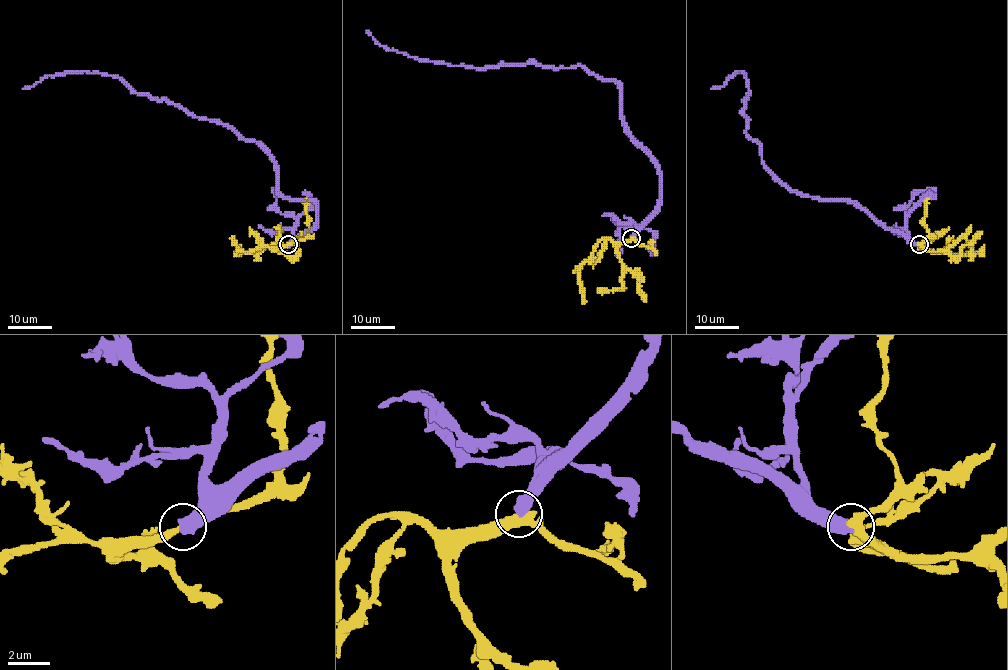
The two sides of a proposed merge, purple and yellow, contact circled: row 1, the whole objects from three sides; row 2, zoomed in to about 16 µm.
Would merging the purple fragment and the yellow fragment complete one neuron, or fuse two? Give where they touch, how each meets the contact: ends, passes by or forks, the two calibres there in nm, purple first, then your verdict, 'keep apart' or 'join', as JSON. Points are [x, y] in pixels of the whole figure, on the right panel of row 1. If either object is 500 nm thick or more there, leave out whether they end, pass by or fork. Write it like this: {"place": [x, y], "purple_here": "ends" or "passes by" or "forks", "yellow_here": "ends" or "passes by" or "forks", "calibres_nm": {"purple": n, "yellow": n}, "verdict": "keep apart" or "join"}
{"place": [919, 244], "calibres_nm": {"purple": 550, "yellow": 400}, "verdict": "keep apart"}

